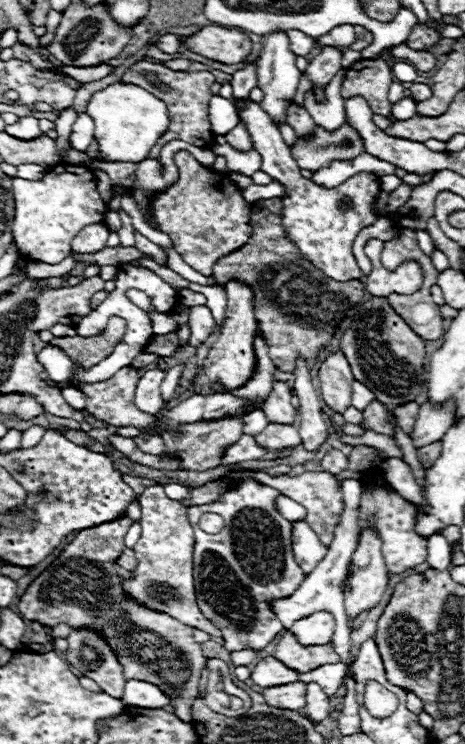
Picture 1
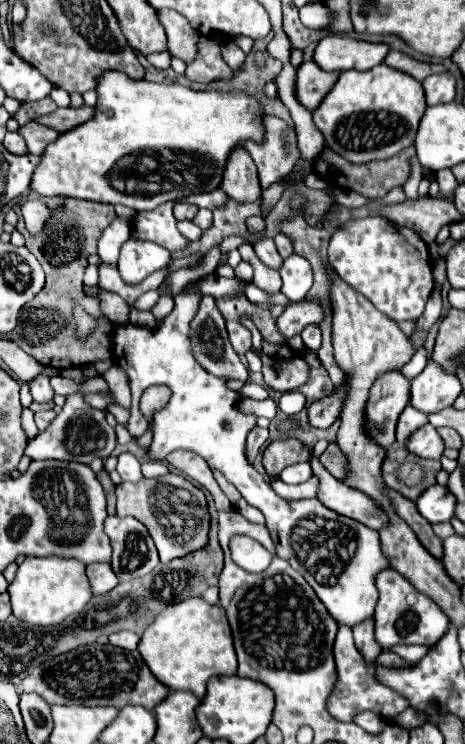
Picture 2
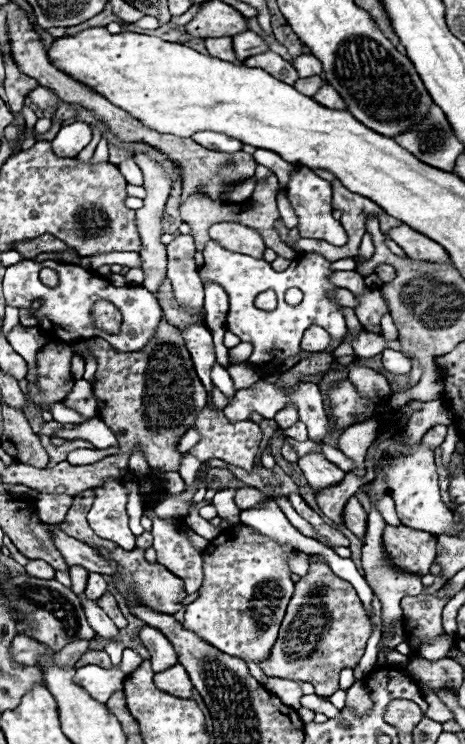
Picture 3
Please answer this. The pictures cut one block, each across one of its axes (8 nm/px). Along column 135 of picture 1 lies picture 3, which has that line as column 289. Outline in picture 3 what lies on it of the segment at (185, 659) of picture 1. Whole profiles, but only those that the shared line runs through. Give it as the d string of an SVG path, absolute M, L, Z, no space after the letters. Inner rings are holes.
M308 556L308 560L310 560L310 570L306 576L302 576L294 584L294 594L290 598L276 646L272 650L272 658L268 658L268 662L262 662L260 666L266 674L276 676L276 678L296 678L296 682L312 682L318 696L330 696L338 690L340 670L358 666L358 660L362 658L362 654L366 650L366 642L372 634L372 626L370 626L366 610L364 610L360 598L356 596L352 584L338 578L328 568L328 564L316 562L314 556Z

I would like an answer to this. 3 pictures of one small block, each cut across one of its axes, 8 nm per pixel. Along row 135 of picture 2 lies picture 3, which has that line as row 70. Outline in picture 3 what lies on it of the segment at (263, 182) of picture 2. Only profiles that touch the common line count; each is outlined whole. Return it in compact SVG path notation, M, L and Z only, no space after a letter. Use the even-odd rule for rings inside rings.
M262 52L256 56L250 56L244 60L246 66L260 66L262 70L268 70L268 74L272 74L274 78L280 78L282 82L288 82L294 86L294 82L298 80L298 74L294 70L294 66L290 62L286 62L282 56L274 54L274 52Z

